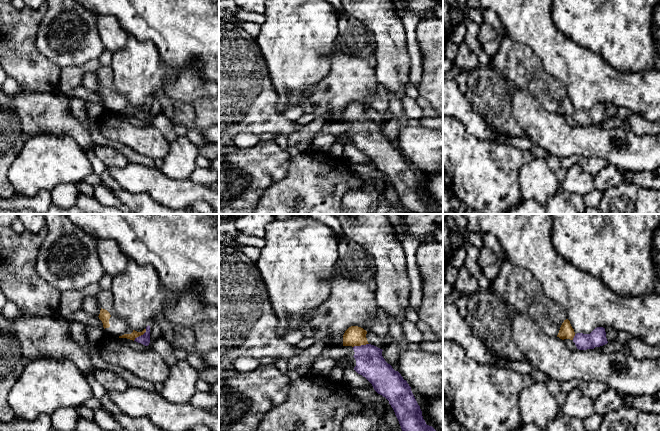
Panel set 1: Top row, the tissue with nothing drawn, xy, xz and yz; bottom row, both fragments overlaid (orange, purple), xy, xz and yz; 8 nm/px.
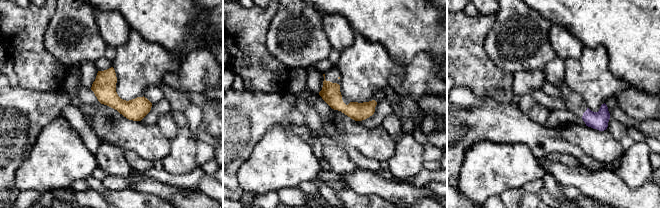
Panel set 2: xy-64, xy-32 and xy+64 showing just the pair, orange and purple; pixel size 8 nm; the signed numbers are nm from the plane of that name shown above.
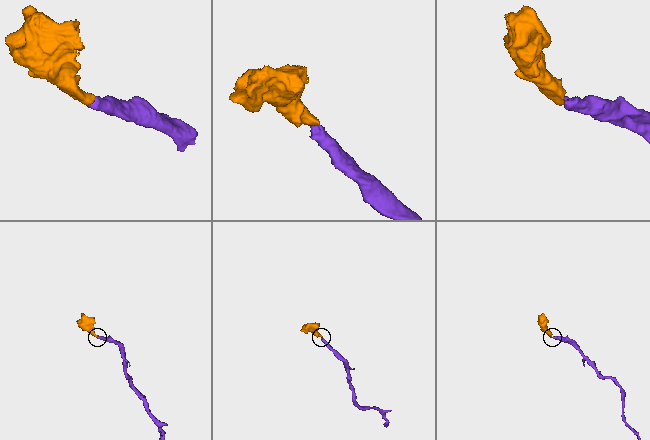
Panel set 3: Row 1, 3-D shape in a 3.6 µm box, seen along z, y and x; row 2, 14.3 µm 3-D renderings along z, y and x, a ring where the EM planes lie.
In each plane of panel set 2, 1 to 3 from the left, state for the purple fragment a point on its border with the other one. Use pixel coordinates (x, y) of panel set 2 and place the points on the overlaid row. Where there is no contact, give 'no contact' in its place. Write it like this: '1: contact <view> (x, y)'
1: no contact
2: no contact
3: no contact

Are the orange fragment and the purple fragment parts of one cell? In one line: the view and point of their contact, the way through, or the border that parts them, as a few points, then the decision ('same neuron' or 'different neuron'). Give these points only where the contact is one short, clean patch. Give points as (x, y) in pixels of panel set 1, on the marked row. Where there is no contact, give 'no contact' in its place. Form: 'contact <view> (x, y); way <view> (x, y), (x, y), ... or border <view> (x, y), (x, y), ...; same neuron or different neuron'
contact xy (140, 335); way xy (134, 334), (140, 335), (144, 339); same neuron

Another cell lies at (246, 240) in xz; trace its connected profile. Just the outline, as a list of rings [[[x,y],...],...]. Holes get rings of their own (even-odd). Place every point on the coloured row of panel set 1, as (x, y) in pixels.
[[[240,234],[237,238],[236,241],[243,246],[252,246],[252,247],[257,247],[257,248],[263,248],[265,245],[264,238],[259,238],[259,237],[254,237],[251,235],[244,235]]]

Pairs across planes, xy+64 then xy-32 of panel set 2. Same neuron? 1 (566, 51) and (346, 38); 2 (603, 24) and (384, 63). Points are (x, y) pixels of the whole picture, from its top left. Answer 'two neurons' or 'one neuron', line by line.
1: one neuron
2: two neurons

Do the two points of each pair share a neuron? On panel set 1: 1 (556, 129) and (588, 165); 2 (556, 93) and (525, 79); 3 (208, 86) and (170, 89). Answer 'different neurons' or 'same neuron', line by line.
1: different neurons
2: same neuron
3: same neuron

